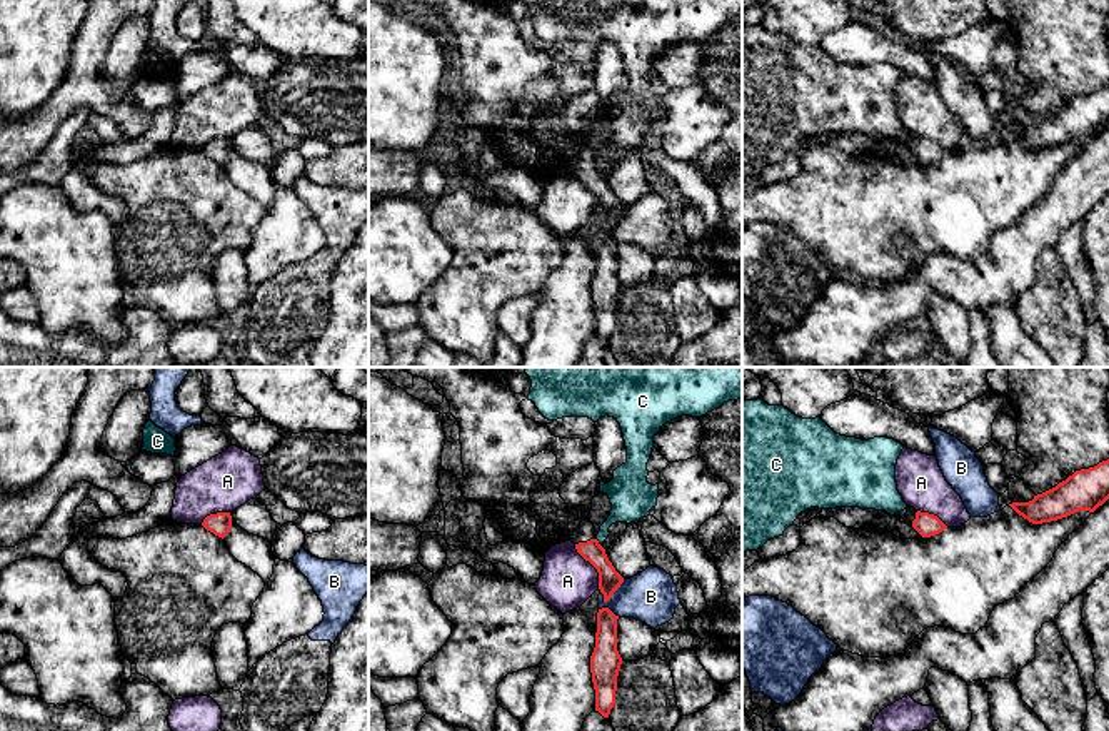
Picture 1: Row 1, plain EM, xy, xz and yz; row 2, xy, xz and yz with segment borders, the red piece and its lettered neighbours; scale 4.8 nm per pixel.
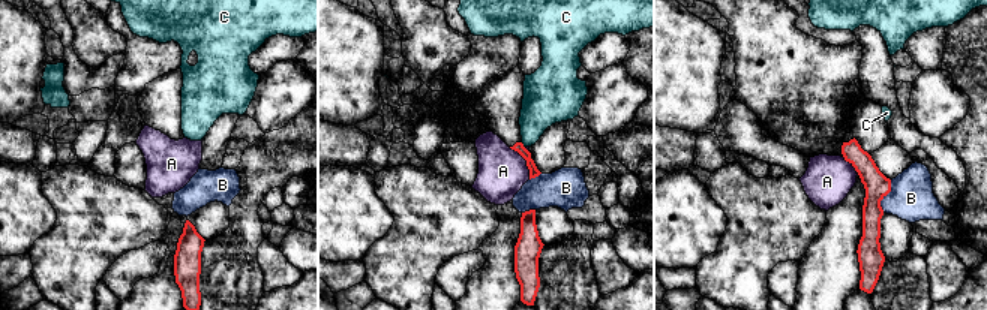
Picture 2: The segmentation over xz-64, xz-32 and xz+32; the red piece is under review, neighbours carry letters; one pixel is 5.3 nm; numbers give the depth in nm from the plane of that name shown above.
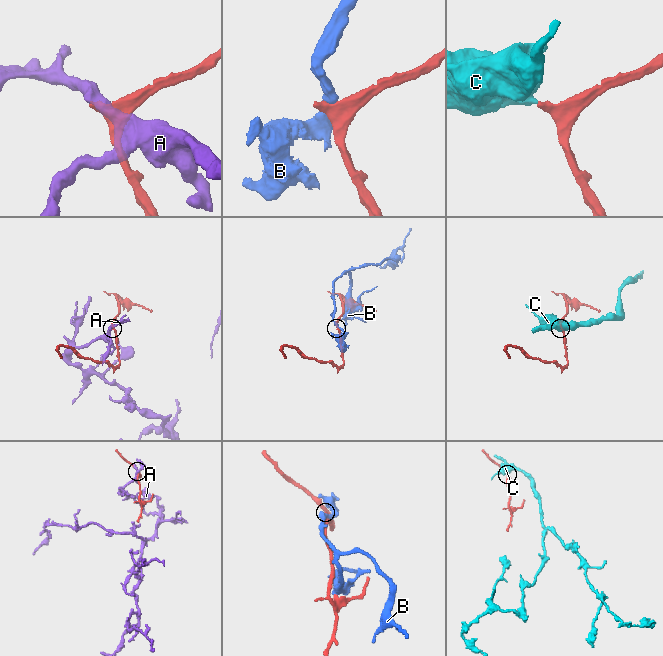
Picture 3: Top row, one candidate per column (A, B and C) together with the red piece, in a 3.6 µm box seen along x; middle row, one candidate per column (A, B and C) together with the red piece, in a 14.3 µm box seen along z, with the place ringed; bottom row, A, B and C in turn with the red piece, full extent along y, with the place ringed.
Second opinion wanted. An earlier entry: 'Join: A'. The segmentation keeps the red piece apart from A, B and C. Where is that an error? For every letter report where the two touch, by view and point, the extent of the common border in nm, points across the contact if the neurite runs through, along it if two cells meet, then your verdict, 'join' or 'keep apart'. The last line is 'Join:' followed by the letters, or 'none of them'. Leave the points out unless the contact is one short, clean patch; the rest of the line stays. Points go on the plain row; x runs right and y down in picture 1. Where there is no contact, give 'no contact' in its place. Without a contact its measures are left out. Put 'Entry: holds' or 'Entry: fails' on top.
Entry: fails
A: meets red in xz at (592, 191); contact 240 nm long; border along xz (574, 171), (596, 196), (599, 214); keep apart
B: meets red in xz at (616, 216); contact 160 nm long; keep apart
C: meets red in xz at (597, 169); contact 40 nm long; border along xz (596, 166), (599, 171); keep apart
Join: none of them

